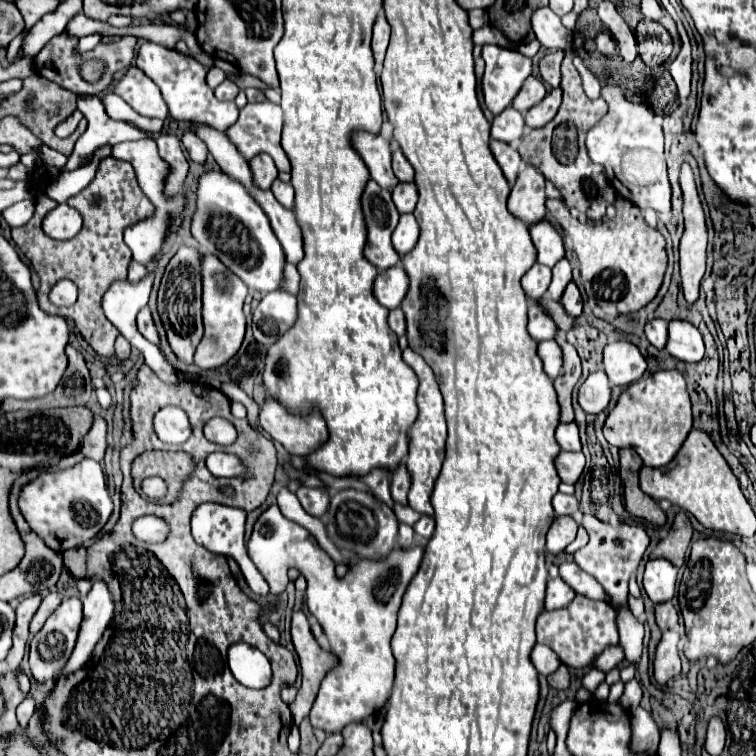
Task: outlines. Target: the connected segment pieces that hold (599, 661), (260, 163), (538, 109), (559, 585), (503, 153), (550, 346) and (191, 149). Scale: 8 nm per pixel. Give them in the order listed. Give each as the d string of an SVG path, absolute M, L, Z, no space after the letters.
M614 646L614 648L606 648L606 650L596 658L594 666L600 668L600 670L604 670L604 672L608 672L608 670L612 670L616 664L620 664L622 660L624 660L622 648L620 648L620 646Z
M258 154L250 160L250 168L254 174L254 182L260 188L270 188L270 184L278 178L278 170L274 166L274 160L268 154Z
M554 88L552 92L548 92L546 98L540 104L536 104L534 108L530 108L526 112L526 118L524 118L526 126L528 128L540 128L540 126L548 124L556 116L560 100L562 100L562 90L560 88Z
M552 578L548 580L548 588L546 588L546 600L544 600L544 610L556 610L556 608L564 608L572 602L576 594L572 592L572 588L568 588L568 584L564 584L560 578Z
M490 140L490 148L492 148L492 154L496 158L496 162L500 164L506 180L510 182L510 186L514 184L516 180L516 174L518 174L518 168L520 168L520 154L516 148L512 148L510 144L504 144L500 140Z
M544 340L538 344L538 356L544 362L544 372L554 380L562 372L562 348L556 340Z
M184 132L182 146L186 148L186 152L188 152L188 156L190 156L192 162L196 162L196 164L204 164L206 162L208 148L206 148L206 144L194 132Z

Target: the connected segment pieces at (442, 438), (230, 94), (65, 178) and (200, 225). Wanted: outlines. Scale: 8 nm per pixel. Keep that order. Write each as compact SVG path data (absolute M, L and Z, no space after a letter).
M406 348L402 352L402 358L404 362L416 372L418 380L420 380L420 388L418 388L418 398L416 398L416 404L418 404L418 418L416 422L412 424L408 436L410 436L410 452L408 452L408 458L406 458L406 466L408 466L408 472L412 474L412 488L408 492L408 504L420 512L420 514L426 514L426 516L434 516L434 508L430 504L430 494L432 494L432 488L434 488L434 482L440 474L440 468L442 468L442 460L444 460L444 444L446 444L446 420L444 420L444 404L442 404L442 394L440 394L440 388L436 384L436 378L434 378L434 372L432 368L424 362L424 358L420 358L420 354L412 352L410 348Z
M224 80L216 90L214 90L214 96L218 98L218 100L234 100L236 98L236 94L238 94L238 86L232 82L232 80Z
M110 146L98 148L92 164L56 176L56 178L48 184L46 194L48 194L52 200L56 200L56 202L66 202L70 196L76 196L76 192L80 192L80 188L84 188L86 184L90 184L90 180L94 178L94 172L96 172L98 162L100 162L102 158L106 158L106 156L110 156Z
M206 172L198 182L198 210L192 218L192 236L200 242L202 252L216 254L226 268L230 268L250 290L254 292L274 292L282 288L284 282L284 250L276 240L264 210L250 198L242 184L228 178L224 172Z

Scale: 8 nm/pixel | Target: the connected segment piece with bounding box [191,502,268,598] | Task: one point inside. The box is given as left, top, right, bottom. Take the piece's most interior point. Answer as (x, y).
(220, 529)

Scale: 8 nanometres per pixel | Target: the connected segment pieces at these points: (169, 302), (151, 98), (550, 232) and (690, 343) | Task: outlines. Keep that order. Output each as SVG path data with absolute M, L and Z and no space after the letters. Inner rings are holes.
M182 246L166 266L166 272L158 290L158 314L166 328L166 338L172 352L184 364L192 364L194 350L202 338L202 314L200 314L200 252L190 246Z
M130 66L126 74L116 82L116 94L122 100L128 100L128 104L142 116L161 120L168 118L168 108L160 96L160 90L136 66Z
M540 220L540 224L532 224L530 228L532 242L538 250L538 262L544 266L554 266L560 258L564 258L562 236L548 220Z
M670 320L666 350L682 362L700 362L704 358L704 340L700 330L686 320Z

